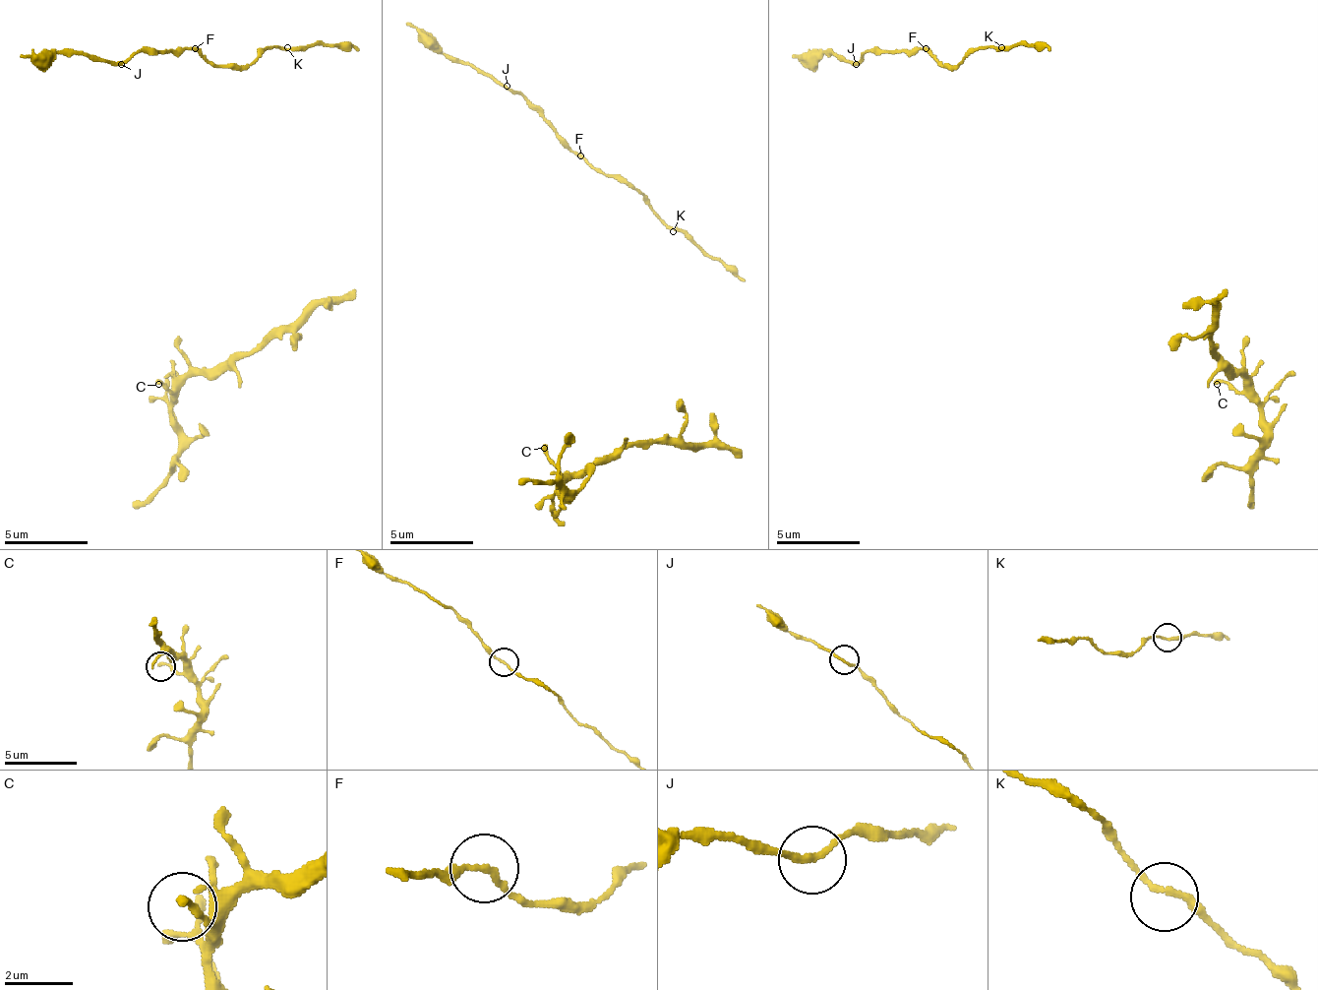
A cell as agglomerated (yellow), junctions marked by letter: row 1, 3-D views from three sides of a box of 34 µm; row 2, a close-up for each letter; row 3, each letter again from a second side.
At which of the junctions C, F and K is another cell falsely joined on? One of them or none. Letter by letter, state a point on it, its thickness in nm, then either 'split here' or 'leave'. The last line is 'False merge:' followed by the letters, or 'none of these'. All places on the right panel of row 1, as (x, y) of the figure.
C: place (1217, 384); calibre 220 nm; leave
F: place (926, 48); calibre 170 nm; leave
K: place (1001, 47); calibre 190 nm; leave
False merge: none of these

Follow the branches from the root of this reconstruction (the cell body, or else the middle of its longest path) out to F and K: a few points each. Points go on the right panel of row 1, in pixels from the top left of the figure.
F: (1050, 51), (1030, 43), (1013, 43), (1009, 47), (976, 47), (959, 64), (943, 64), (927, 47)
K: (1050, 51), (1030, 43), (1001, 47)

